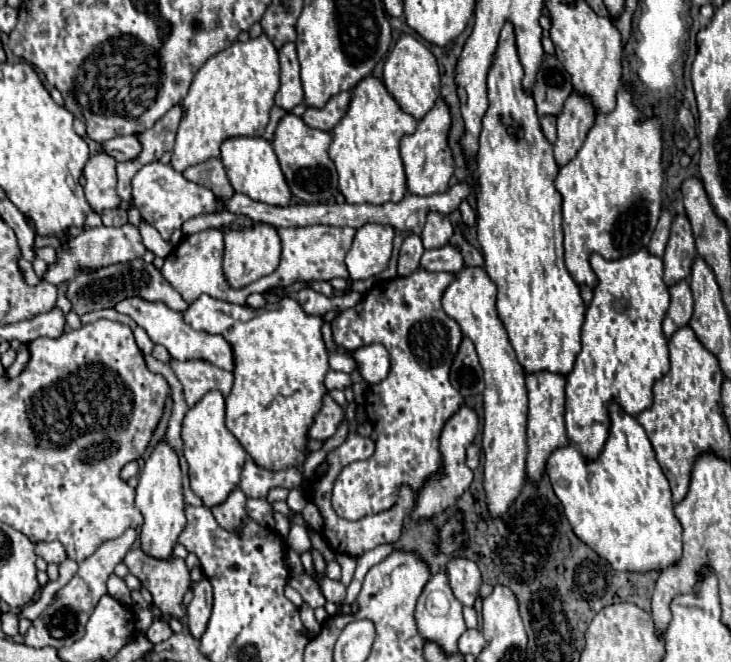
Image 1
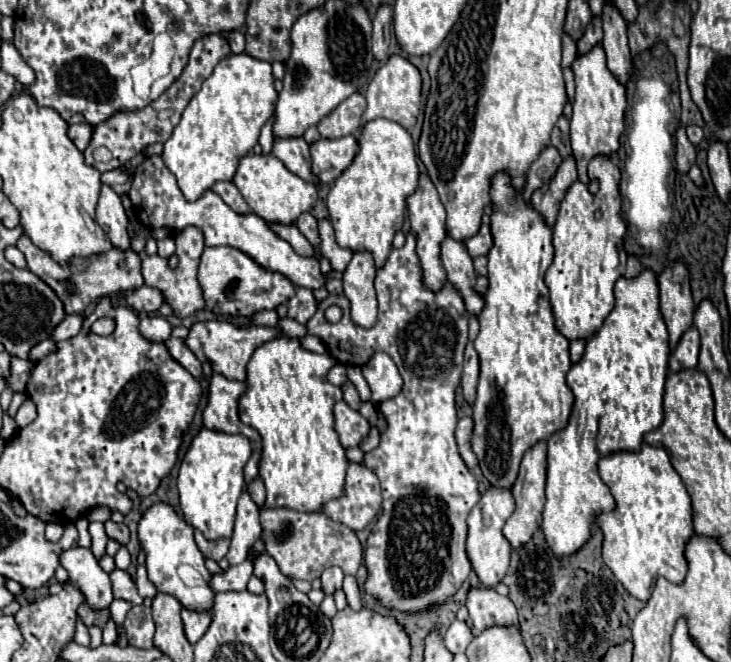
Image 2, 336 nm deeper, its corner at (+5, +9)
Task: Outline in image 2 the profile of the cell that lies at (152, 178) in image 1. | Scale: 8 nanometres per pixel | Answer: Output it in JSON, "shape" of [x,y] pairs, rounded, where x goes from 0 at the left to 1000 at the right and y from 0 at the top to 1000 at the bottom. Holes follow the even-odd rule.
{"shape":[[[218,233],[201,236],[187,251],[187,257],[182,263],[182,278],[179,278],[179,287],[176,287],[176,299],[185,311],[187,332],[198,344],[231,341],[239,350],[239,347],[250,347],[253,341],[269,341],[269,344],[278,344],[278,350],[280,350],[280,372],[319,372],[319,375],[341,384],[360,405],[365,405],[371,411],[384,411],[404,432],[423,435],[423,438],[445,432],[442,414],[436,408],[436,396],[431,390],[415,390],[415,387],[404,384],[398,369],[384,363],[376,350],[371,350],[368,341],[363,338],[363,332],[354,329],[352,323],[346,323],[346,320],[343,323],[319,320],[302,302],[302,296],[289,290],[289,287],[283,287],[275,299],[269,299],[269,305],[259,305],[248,293],[237,263],[228,257],[228,251],[223,248]]]}

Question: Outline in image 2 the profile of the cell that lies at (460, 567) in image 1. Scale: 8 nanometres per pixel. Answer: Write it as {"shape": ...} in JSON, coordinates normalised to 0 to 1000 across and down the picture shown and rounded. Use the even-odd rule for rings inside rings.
{"shape":[[[642,888],[636,915],[655,955],[669,946],[707,943],[707,918],[694,900],[680,897],[674,888]]]}

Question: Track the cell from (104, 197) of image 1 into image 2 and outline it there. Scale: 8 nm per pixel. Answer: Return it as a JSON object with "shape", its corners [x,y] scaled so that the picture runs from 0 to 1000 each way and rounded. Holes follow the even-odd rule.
{"shape":[[[146,278],[138,284],[138,296],[135,296],[133,317],[130,317],[130,332],[144,347],[144,353],[149,356],[149,363],[155,366],[157,375],[163,375],[163,378],[176,375],[179,363],[176,363],[176,350],[174,350],[171,314],[166,308],[163,293]]]}

